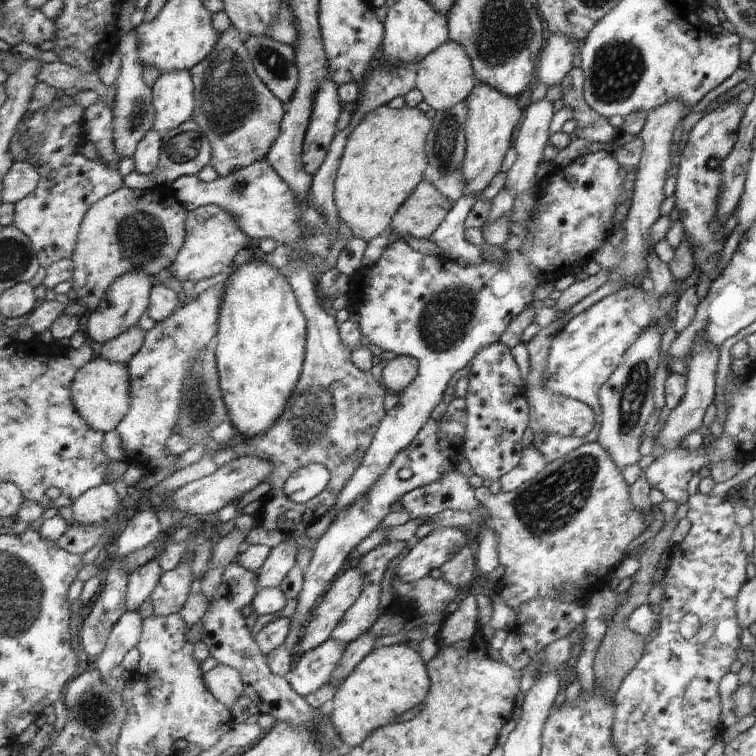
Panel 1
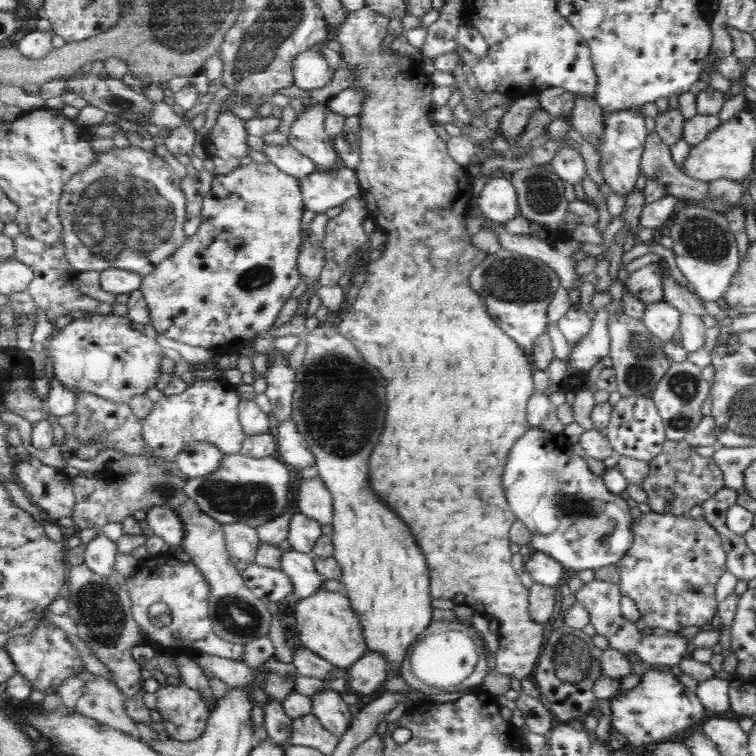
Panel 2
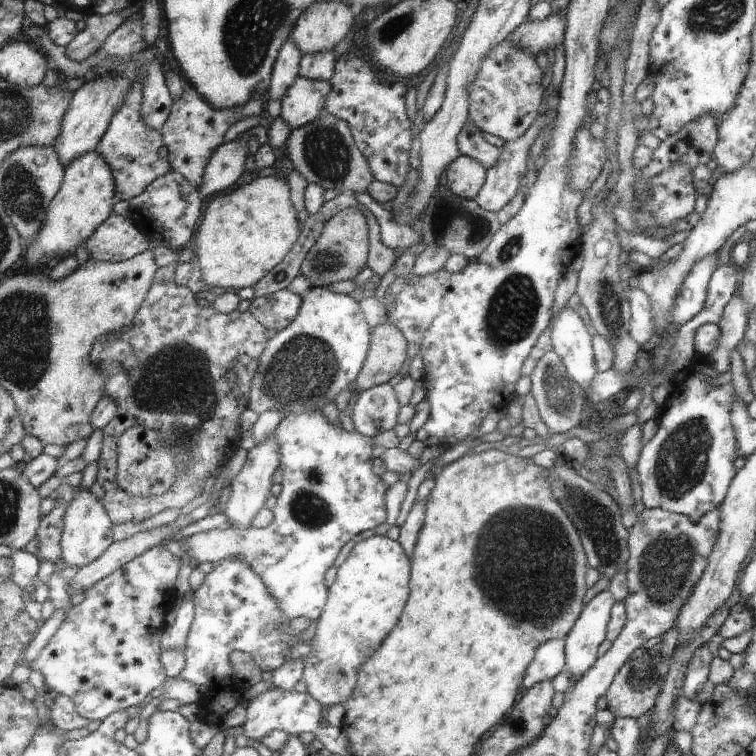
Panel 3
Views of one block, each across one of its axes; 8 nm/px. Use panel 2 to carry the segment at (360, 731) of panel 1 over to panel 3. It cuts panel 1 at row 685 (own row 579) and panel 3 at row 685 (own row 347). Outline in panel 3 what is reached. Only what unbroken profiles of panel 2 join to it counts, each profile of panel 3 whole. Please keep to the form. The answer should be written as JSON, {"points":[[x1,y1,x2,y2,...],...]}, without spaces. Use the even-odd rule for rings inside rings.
{"points":[[375,534,359,541,338,568,336,579,329,587,325,612,317,621,315,637,312,640,313,654,304,659,303,681,307,692,312,694,325,709,338,703,344,705,353,696,357,688,357,674,365,666,365,660,369,660,375,654,375,650,383,644,383,640,401,620,403,608,409,600,409,578,411,578,411,562,404,545,386,535]]}

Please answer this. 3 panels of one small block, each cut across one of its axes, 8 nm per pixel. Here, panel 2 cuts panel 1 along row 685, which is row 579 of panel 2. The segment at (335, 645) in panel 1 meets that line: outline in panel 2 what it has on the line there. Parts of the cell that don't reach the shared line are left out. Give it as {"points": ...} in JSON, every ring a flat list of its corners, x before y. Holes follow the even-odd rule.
{"points":[[292,548,283,552,282,572,289,576,294,585,294,592,301,600,310,598,325,588,325,577,316,570,313,554]]}

